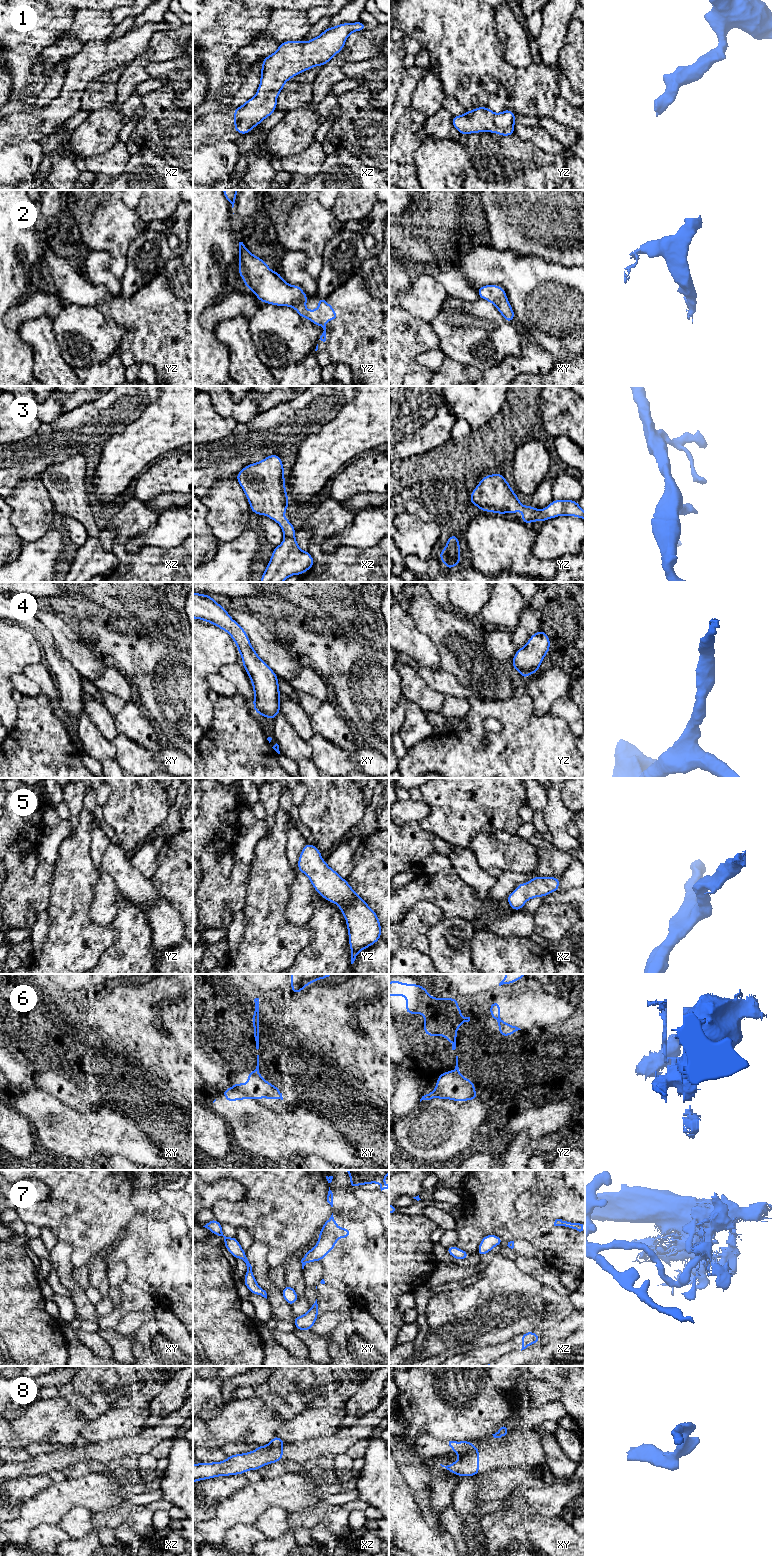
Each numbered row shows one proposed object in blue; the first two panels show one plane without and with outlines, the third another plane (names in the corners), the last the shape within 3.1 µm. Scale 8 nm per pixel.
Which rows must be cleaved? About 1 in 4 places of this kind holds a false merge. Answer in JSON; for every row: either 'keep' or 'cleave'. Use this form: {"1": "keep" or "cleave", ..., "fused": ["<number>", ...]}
{"1": "keep", "2": "keep", "3": "keep", "4": "keep", "5": "keep", "6": "cleave", "7": "keep", "8": "cleave", "fused": ["6", "8"]}

